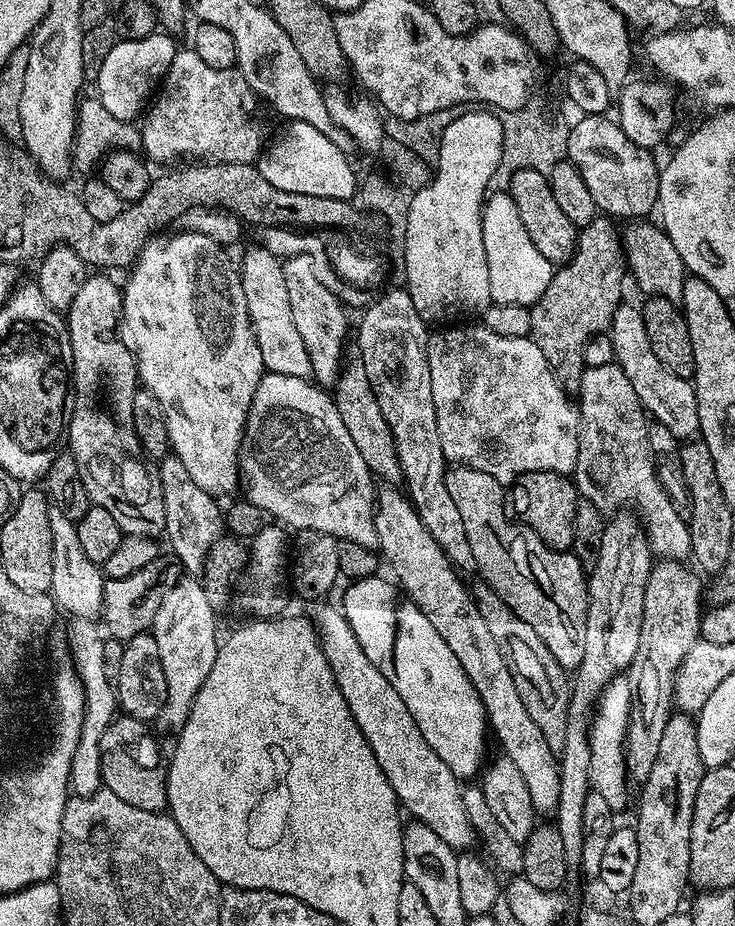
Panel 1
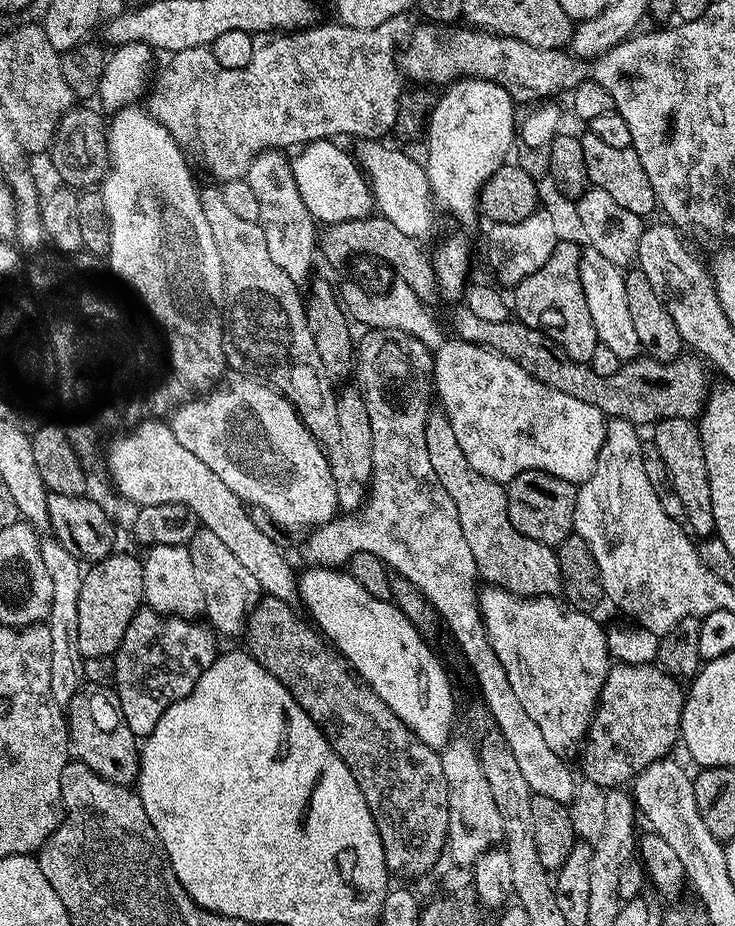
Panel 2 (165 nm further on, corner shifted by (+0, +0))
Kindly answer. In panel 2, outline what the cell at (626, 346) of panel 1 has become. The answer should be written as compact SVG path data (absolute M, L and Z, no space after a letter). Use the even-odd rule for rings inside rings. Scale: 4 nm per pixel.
M588 246L580 253L580 281L586 294L586 307L594 321L599 347L618 354L621 362L637 359L641 355L640 343L638 333L634 331L634 322L630 318L630 310L626 306L626 282L622 269L602 254L598 254L598 250Z

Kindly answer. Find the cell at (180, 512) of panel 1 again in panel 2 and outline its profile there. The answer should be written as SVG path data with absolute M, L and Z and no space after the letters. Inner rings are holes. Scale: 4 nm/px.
M201 527L186 547L194 562L194 575L198 577L202 594L206 598L204 616L207 623L221 637L236 636L239 632L241 635L245 631L248 615L256 609L256 605L262 599L254 574L248 573L242 567L242 562L238 562L238 558L230 554L230 549L219 540L218 534L214 534L209 528Z

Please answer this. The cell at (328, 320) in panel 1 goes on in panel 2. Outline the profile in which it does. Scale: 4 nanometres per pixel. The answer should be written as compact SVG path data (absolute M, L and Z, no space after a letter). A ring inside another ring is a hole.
M280 150L260 152L250 164L246 179L258 198L258 223L262 234L266 234L266 250L270 250L270 258L278 262L279 268L297 286L307 285L313 275L312 263L318 260L318 224L310 210L306 210L302 194L298 194L298 182L294 182L289 157Z

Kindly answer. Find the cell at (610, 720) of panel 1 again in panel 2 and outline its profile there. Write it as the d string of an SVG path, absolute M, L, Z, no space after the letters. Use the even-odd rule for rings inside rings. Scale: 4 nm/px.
M495 586L485 587L480 592L480 617L484 619L490 646L498 662L502 662L506 678L510 678L514 698L522 702L522 710L526 710L538 730L542 730L546 746L555 752L568 754L576 743L577 747L587 737L592 715L596 713L596 703L600 700L600 691L608 677L610 655L605 626L595 620L595 615L569 610L559 599L515 596Z

